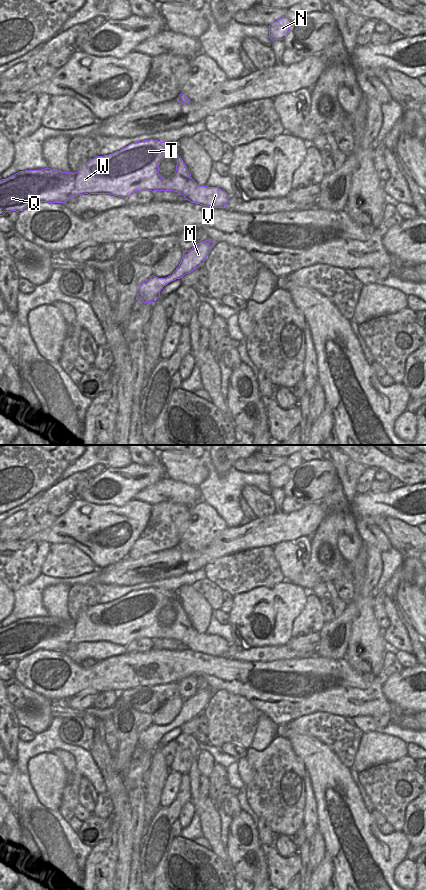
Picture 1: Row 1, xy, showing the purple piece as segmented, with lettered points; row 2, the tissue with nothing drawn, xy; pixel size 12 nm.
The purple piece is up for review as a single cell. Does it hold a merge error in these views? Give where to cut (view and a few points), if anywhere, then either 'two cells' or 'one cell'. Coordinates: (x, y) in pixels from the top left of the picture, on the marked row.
cut none; one cell

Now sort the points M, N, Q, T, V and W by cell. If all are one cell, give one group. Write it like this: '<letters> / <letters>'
M N Q T V W

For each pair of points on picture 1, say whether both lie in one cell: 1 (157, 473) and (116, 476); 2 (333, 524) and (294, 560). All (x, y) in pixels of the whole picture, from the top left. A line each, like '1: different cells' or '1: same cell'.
1: same cell
2: different cells

